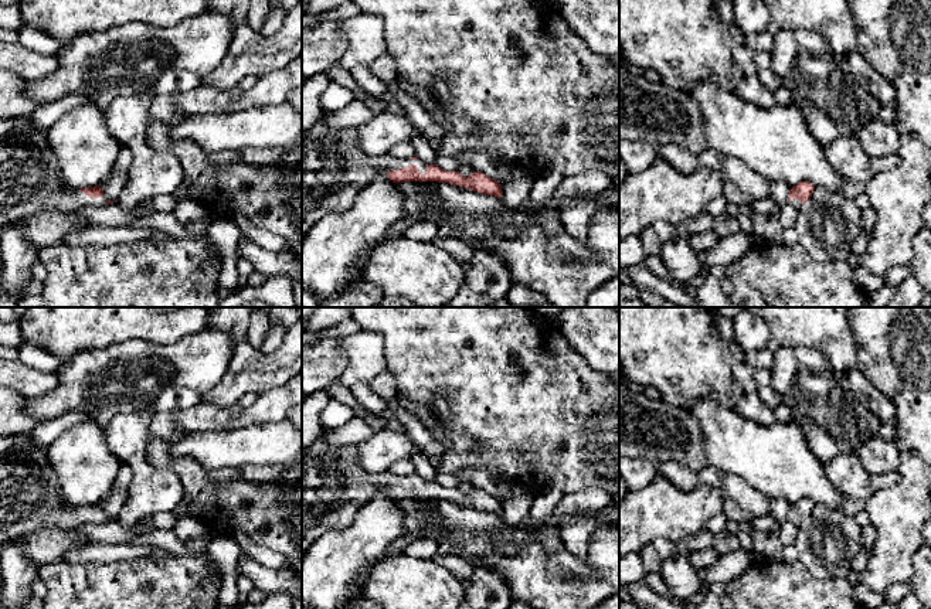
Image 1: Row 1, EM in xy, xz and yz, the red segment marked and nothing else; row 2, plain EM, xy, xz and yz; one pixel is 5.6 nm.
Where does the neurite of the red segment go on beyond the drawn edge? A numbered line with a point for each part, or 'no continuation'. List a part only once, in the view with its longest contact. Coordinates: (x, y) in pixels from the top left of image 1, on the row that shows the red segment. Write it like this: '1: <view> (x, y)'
1: xz (335, 169)

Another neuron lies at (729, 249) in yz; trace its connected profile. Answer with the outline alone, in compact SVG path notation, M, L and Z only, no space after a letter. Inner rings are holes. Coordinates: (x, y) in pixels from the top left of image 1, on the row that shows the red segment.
M738 231L727 238L720 238L713 249L700 251L699 259L703 268L711 269L714 265L726 268L741 258L754 244L751 237Z

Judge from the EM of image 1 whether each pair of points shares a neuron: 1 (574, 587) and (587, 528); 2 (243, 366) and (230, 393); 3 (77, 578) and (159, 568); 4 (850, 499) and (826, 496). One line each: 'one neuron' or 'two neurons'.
1: two neurons
2: one neuron
3: one neuron
4: two neurons

